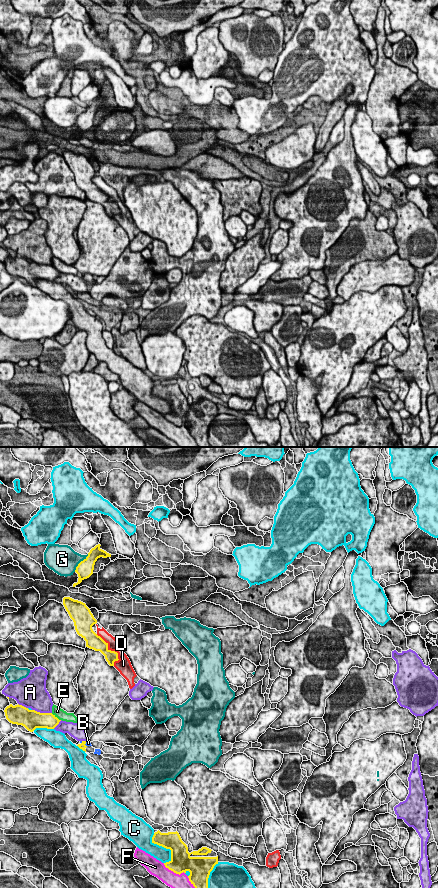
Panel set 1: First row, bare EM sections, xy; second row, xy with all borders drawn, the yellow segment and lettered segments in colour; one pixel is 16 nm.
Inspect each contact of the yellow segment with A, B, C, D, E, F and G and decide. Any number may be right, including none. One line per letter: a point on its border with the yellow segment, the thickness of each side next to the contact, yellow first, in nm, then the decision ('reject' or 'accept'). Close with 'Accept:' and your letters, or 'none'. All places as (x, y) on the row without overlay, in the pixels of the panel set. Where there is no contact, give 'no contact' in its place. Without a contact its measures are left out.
A: contact xy (42, 265); calibres 320 and 380 nm; reject
B: contact xy (85, 295); calibres 100 and 70 nm; accept
C: contact xy (163, 398); calibres 280 and 240 nm; reject
D: contact xy (112, 203); calibres 200 and 190 nm; reject
E: contact xy (56, 269); calibres 260 and 160 nm; reject
F: contact xy (173, 423); calibres 320 and 280 nm; reject
G: contact xy (79, 115); calibres 260 and 440 nm; reject
Accept: B

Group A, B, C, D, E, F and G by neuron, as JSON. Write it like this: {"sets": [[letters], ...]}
{"sets": [["A"], ["B"], ["C"], ["D"], ["E"], ["F"], ["G"]]}

